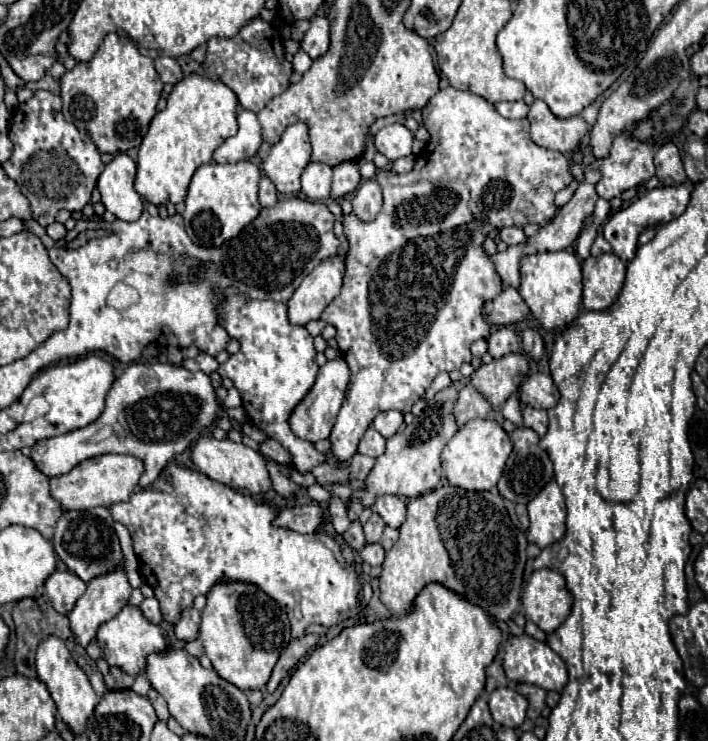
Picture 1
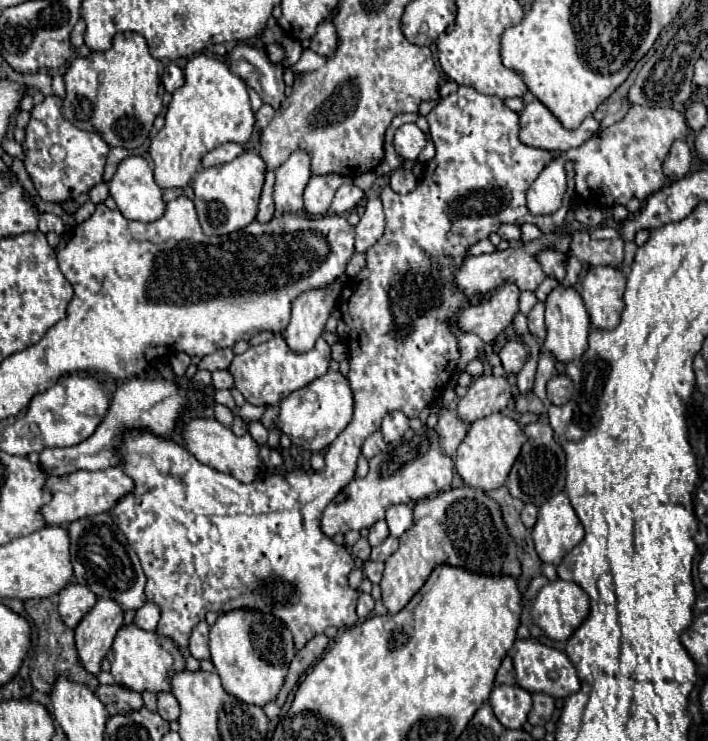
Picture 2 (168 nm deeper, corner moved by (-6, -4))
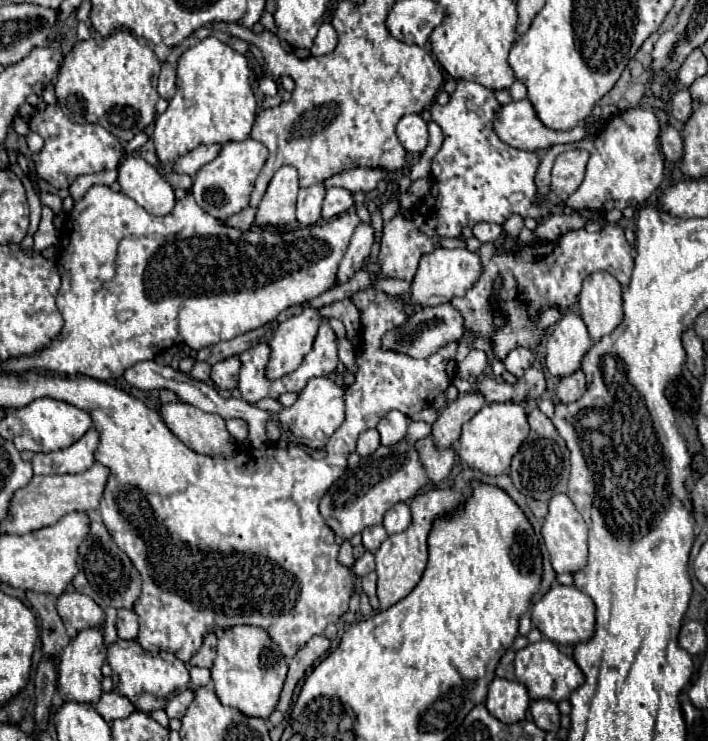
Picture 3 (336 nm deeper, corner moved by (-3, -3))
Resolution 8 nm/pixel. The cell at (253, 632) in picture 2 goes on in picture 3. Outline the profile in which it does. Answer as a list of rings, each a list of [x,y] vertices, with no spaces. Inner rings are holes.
[[[238,625],[234,629],[226,629],[218,639],[218,655],[212,667],[212,681],[222,705],[234,707],[248,717],[268,719],[276,709],[286,671],[288,667],[280,655],[278,645],[260,627]]]

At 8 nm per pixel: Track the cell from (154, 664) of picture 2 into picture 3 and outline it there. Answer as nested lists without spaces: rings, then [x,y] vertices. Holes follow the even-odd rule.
[[[118,639],[116,643],[112,643],[108,647],[108,663],[112,667],[112,681],[114,681],[114,689],[128,697],[134,707],[142,713],[152,713],[156,709],[164,709],[168,697],[172,697],[174,693],[188,688],[190,681],[189,670],[184,669],[182,673],[176,671],[176,667],[160,657],[152,657],[148,655],[138,641],[122,641]]]

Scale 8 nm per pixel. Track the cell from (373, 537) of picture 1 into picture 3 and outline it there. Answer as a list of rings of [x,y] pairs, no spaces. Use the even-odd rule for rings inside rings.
[[[374,525],[374,527],[368,527],[362,531],[362,543],[372,553],[382,545],[382,541],[386,541],[386,537],[388,537],[388,533],[382,525]]]

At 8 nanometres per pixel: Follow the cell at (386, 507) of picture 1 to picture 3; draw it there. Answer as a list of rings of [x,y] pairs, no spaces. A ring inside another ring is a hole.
[[[398,503],[398,505],[390,507],[384,513],[384,527],[386,527],[388,535],[406,531],[408,525],[410,525],[410,507],[408,507],[408,503]]]

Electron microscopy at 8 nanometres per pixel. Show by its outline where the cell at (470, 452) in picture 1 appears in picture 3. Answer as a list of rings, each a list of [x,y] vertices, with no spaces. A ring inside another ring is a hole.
[[[490,403],[484,405],[464,427],[460,437],[458,455],[468,465],[486,475],[502,475],[510,471],[510,461],[528,437],[530,427],[526,421],[526,409],[520,403]]]

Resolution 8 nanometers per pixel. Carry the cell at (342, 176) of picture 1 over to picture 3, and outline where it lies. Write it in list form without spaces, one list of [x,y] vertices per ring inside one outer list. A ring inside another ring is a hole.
[[[338,187],[328,189],[326,197],[324,197],[324,203],[322,203],[322,219],[336,217],[336,215],[348,211],[352,205],[354,205],[354,199],[352,199],[350,191],[338,189]]]

